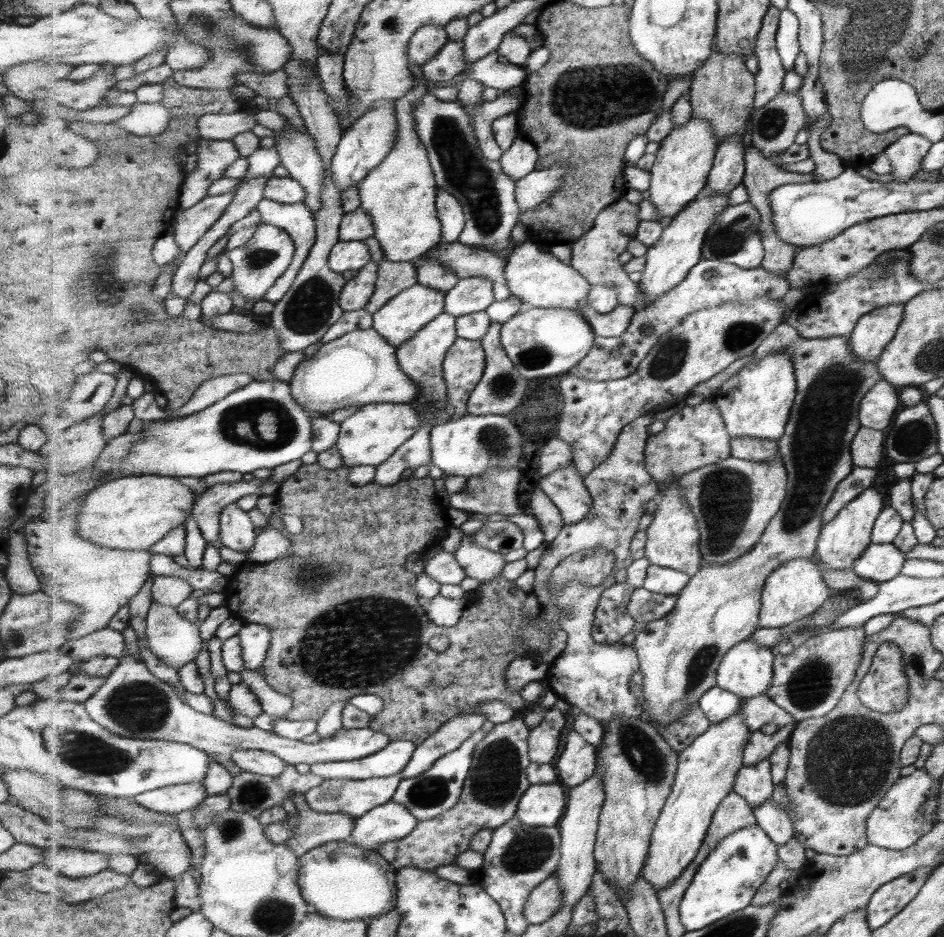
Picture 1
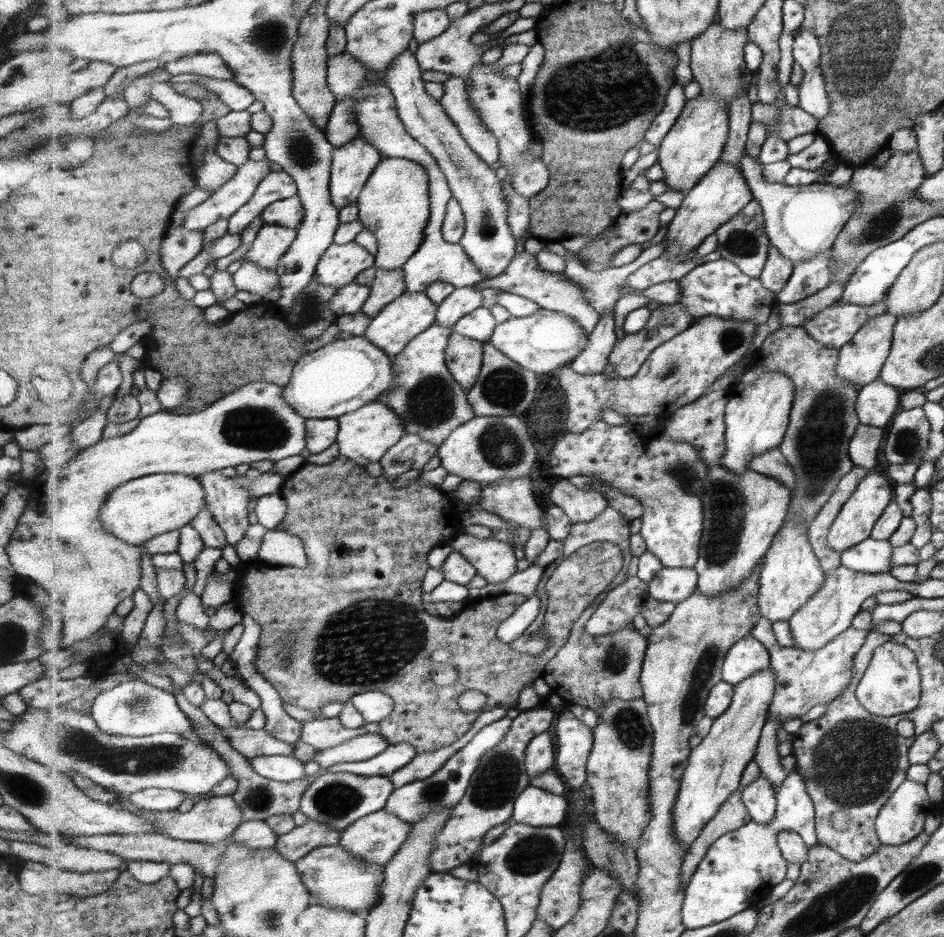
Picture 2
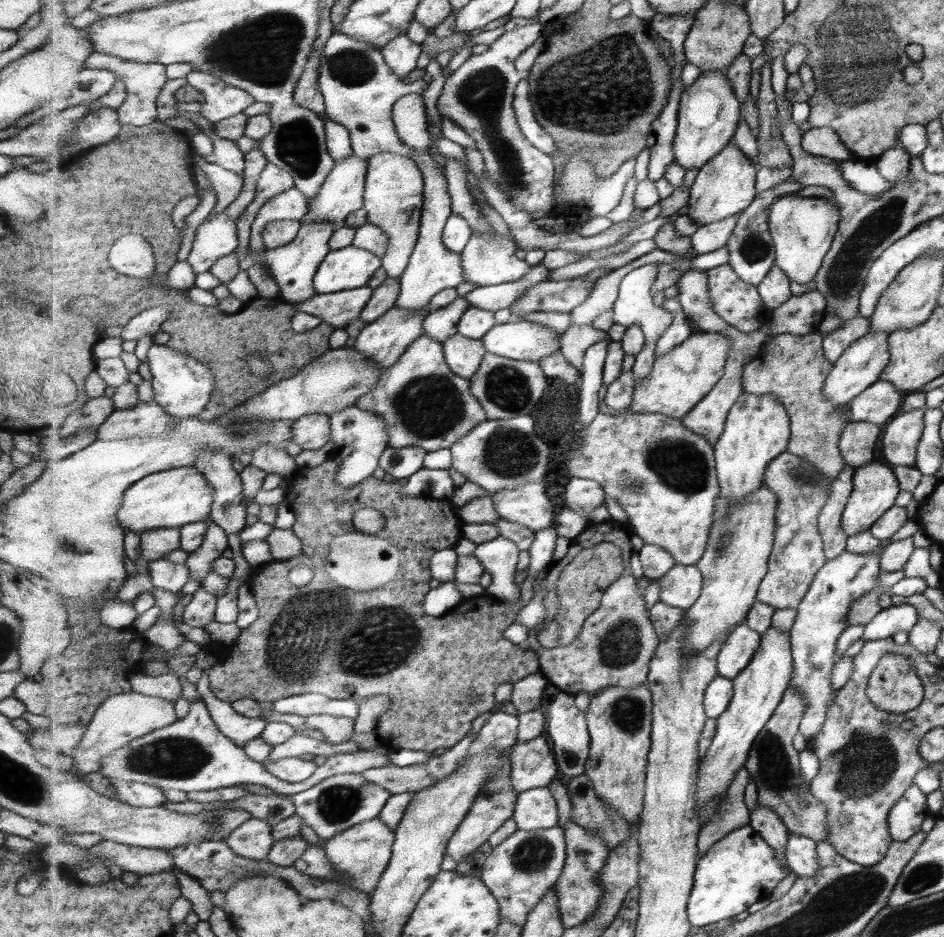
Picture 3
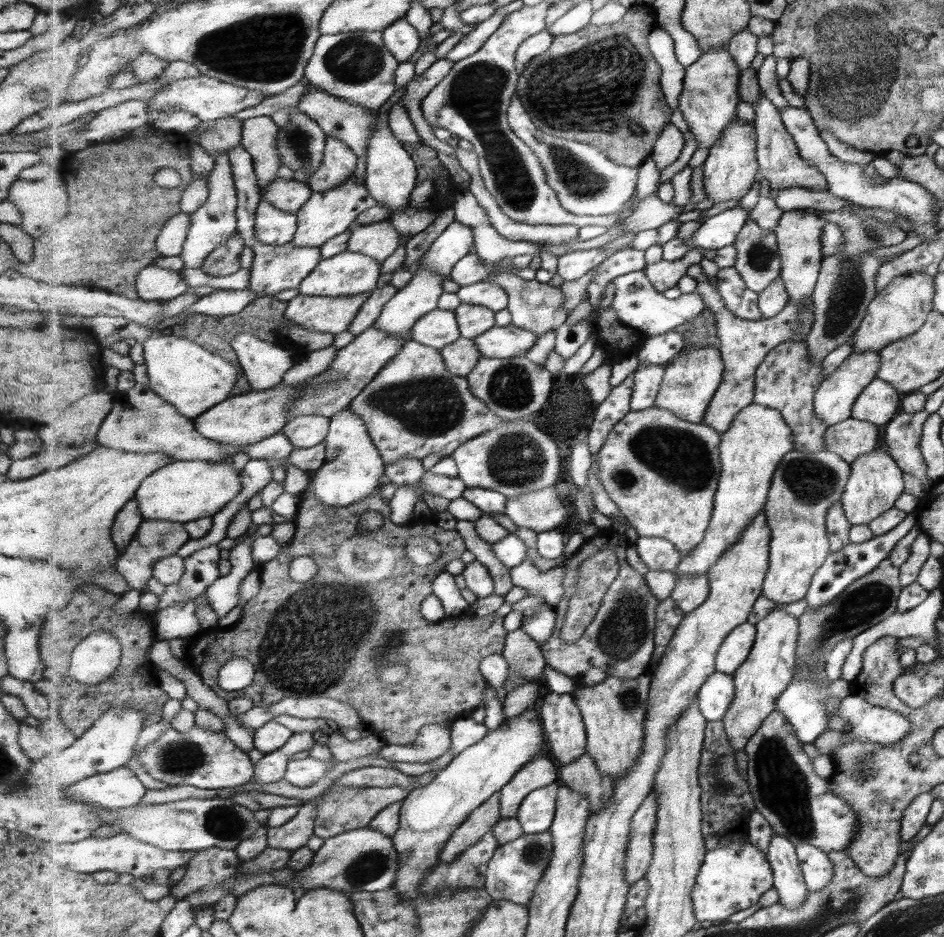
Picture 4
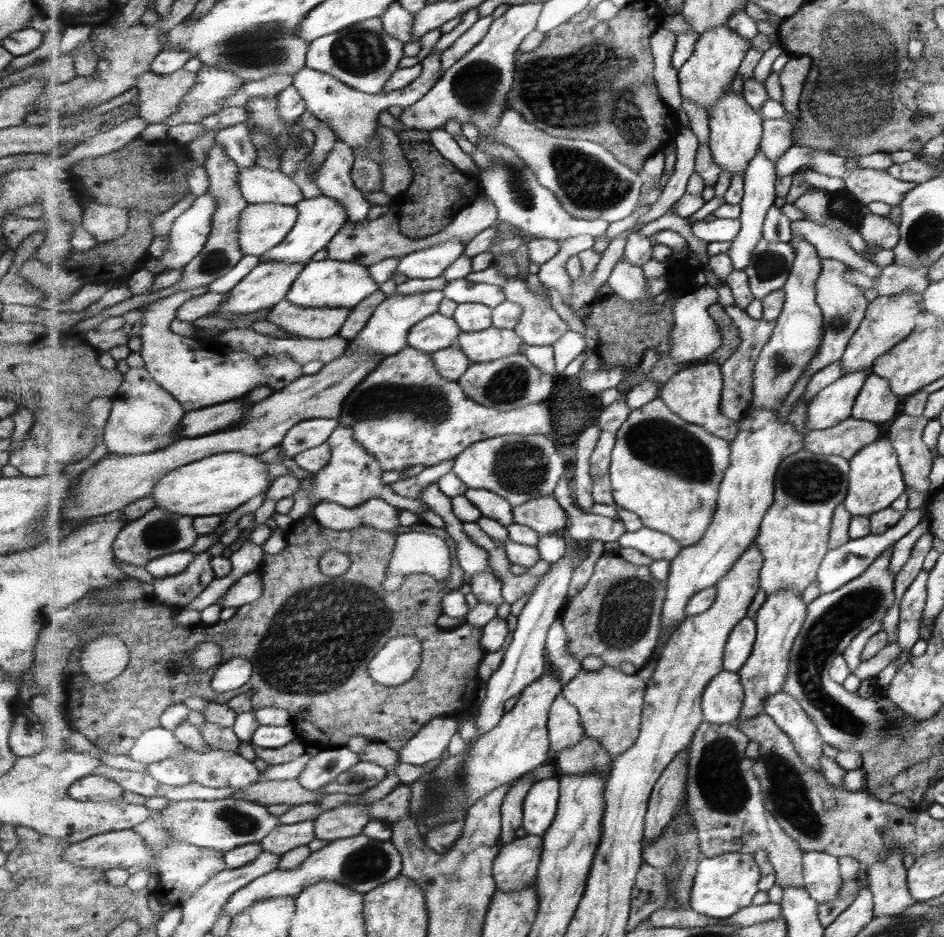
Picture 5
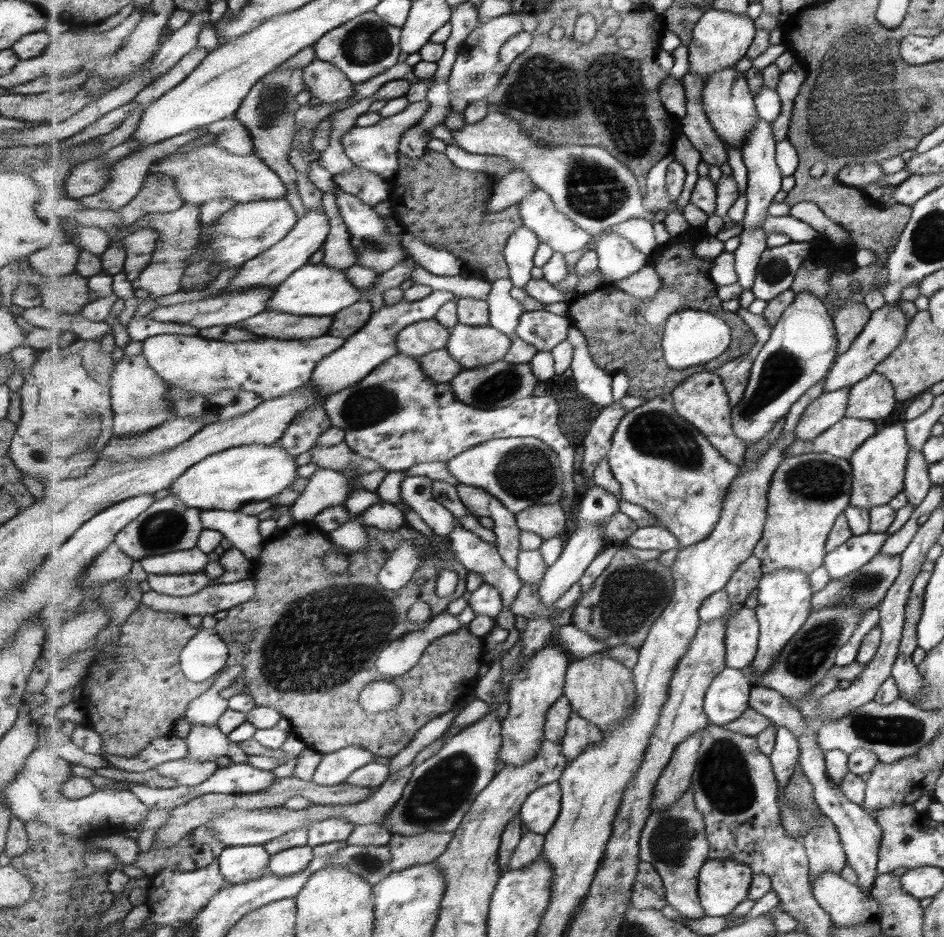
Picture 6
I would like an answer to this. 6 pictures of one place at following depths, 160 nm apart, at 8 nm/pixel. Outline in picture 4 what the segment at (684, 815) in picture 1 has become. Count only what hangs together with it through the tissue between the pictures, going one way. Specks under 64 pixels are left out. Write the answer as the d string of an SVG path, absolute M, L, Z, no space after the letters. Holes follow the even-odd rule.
M779 603L778 608L756 625L758 638L751 654L734 674L736 697L722 722L730 737L731 746L737 752L746 748L750 738L775 712L780 696L787 690L796 676L800 619L785 612L782 609L783 605L785 604Z

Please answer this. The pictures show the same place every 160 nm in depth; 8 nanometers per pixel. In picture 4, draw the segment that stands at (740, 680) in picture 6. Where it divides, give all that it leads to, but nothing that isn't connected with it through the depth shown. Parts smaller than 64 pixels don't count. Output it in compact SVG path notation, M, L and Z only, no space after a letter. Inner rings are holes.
M714 672L699 689L699 706L707 721L723 721L736 697L734 675Z

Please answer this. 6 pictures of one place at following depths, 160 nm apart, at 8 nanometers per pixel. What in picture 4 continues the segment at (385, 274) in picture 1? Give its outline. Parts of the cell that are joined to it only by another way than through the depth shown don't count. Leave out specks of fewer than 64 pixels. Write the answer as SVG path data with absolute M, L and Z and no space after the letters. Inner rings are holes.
M392 284L376 288L370 294L370 298L366 300L366 303L362 306L362 310L358 312L348 330L353 331L357 336L375 325L378 318L382 315L384 308L386 308L387 302L394 298L397 291L398 288Z

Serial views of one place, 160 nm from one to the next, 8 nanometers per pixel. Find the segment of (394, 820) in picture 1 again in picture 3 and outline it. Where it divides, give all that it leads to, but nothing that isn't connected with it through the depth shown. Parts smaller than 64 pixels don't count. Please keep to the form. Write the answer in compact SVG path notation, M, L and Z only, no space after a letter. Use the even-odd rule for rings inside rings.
M379 817L373 820L366 820L361 824L352 826L333 838L326 841L327 856L336 866L336 871L349 884L353 882L355 888L361 891L373 893L386 871L387 865L393 858L394 840L396 839L395 830L393 830L385 821Z

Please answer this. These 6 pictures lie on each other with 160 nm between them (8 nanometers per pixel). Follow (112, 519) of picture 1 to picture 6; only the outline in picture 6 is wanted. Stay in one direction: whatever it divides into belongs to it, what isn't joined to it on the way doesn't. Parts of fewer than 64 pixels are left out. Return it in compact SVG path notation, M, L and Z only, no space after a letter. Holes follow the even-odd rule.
M279 442L275 445L253 443L229 448L227 451L207 456L206 460L201 460L189 468L174 482L168 492L181 499L185 505L201 511L206 509L237 511L251 502L270 500L293 484L299 478L296 458L297 456L289 455Z

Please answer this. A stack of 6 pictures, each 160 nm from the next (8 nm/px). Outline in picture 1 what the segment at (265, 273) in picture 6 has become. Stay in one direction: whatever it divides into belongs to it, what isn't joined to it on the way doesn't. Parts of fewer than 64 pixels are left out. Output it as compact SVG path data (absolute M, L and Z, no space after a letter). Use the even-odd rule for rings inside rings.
M379 100L373 104L371 110L358 118L353 126L344 132L332 162L334 181L341 192L346 188L359 187L360 182L371 170L377 168L389 156L396 144L398 128L398 118L393 101Z

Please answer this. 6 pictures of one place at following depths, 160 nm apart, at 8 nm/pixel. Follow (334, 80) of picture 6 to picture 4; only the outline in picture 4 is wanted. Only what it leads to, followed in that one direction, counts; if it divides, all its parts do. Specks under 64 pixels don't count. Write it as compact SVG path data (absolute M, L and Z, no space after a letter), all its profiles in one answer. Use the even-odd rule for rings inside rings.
M448 59L436 60L420 77L413 79L405 88L405 94L399 102L405 104L417 132L424 144L437 151L456 157L456 143L446 143L434 131L434 126L425 118L422 110L423 100L438 86L438 84L451 72L456 62ZM310 82L307 85L307 95L299 103L297 109L316 120L328 136L336 136L344 140L355 151L355 154L358 154L359 159L366 162L368 144L371 136L373 136L371 135L372 126L375 125L377 119L377 116L374 116L369 109L363 108L361 105L355 105L355 103L349 103L349 101L343 101L337 96L331 96L325 93L321 87L317 87Z

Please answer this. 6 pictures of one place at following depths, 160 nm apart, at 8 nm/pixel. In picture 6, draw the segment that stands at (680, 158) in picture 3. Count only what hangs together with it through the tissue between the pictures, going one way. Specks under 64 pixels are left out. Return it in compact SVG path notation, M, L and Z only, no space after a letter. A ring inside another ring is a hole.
M715 8L705 10L693 30L693 40L688 44L690 70L707 80L707 76L714 72L728 66L736 66L749 52L757 32L755 20L751 20L747 15L737 15L735 12L725 12Z

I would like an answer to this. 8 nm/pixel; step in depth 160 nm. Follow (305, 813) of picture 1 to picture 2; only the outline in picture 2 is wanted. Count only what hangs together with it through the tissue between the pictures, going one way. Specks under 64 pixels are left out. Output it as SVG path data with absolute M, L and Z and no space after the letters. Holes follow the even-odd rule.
M308 819L303 826L296 826L291 832L278 837L275 848L287 860L297 862L319 847L339 845L342 832L331 825Z

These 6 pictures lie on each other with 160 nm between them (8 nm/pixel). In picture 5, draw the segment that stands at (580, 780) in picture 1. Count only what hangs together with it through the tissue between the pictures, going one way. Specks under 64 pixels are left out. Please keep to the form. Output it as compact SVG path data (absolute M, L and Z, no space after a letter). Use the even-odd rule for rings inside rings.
M561 694L557 696L550 709L548 729L552 753L558 754L559 751L582 742L586 732L578 708Z

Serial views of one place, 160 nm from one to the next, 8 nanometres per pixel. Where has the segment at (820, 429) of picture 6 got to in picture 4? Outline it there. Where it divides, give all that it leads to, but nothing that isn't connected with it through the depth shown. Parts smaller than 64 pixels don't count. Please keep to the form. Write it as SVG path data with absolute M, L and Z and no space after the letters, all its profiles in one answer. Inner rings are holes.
M875 351L850 352L850 355L841 362L840 367L822 382L816 392L814 407L816 413L829 425L833 426L850 418L850 410L854 400L861 394L863 388L876 378L880 367L880 356Z

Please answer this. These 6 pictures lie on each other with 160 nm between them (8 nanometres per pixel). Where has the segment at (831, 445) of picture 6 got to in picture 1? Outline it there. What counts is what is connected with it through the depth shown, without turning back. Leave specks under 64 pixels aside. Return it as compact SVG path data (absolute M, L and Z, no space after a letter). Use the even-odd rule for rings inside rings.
M860 426L850 443L850 460L854 467L875 469L883 454L883 436L879 429Z

